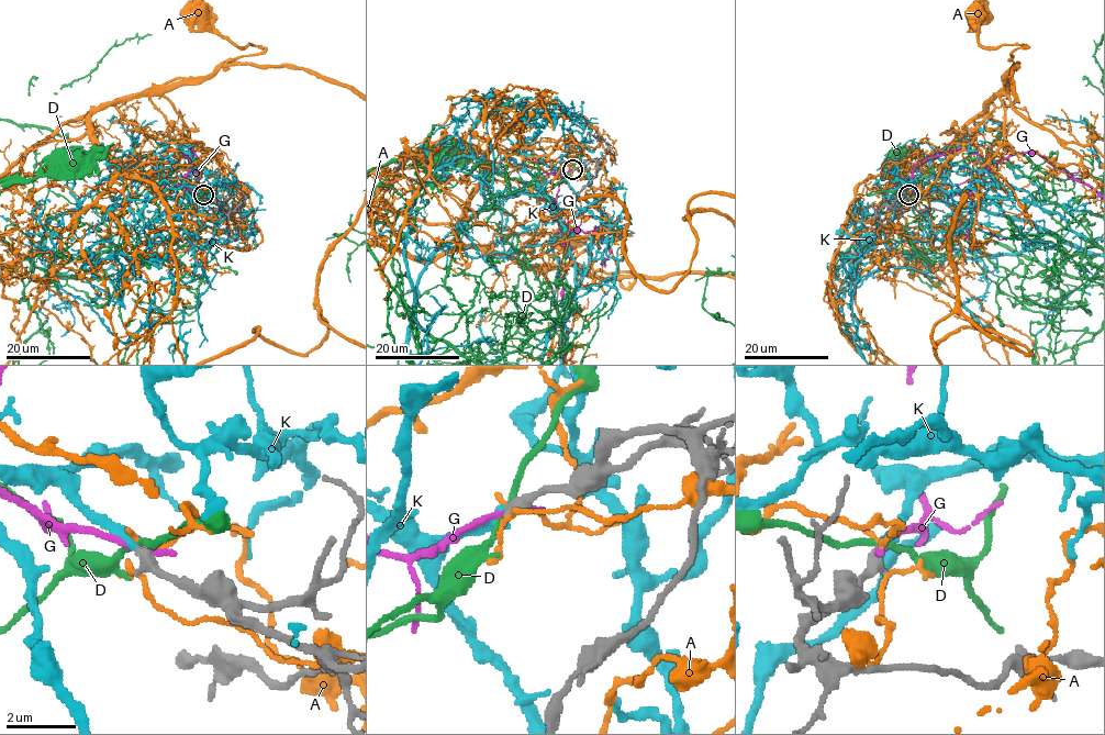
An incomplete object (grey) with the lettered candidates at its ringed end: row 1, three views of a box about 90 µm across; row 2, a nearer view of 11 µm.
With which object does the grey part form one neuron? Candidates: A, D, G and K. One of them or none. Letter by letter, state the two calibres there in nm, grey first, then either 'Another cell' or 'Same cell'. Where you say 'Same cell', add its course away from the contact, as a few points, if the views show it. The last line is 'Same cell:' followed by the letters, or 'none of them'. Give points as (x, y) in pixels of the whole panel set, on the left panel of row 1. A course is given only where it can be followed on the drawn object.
A: Thickness 320 nm (grey) against 90 nm. Another cell
D: Thickness 320 nm (grey) against 160 nm. Another cell
G: Thickness 320 nm (grey) against 200 nm. Another cell
K: Thickness 320 nm (grey) against 280 nm. Same cell
Same cell: K

